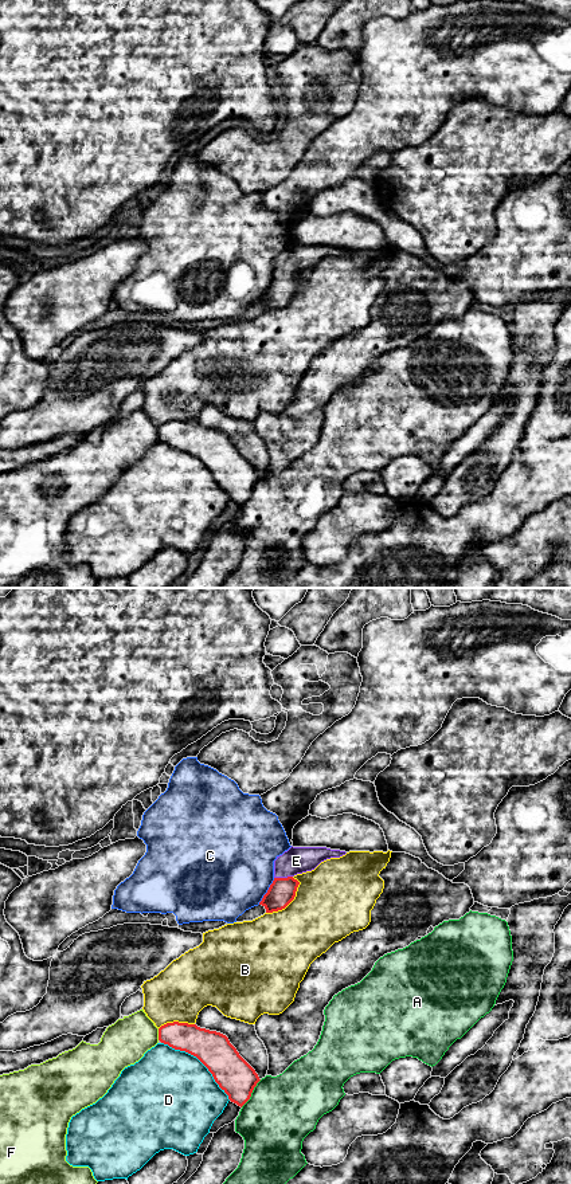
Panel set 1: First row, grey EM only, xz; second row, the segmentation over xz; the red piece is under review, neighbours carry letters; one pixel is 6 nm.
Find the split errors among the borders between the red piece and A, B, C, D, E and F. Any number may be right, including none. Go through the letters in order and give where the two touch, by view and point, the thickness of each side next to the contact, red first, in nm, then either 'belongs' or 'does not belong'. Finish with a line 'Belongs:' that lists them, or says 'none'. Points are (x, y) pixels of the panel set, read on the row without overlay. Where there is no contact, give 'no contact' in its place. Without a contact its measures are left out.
A: meets red in xz at (251, 490); 220 nm thick on the red side, 420 nm on the other; does not belong
B: meets red in xz at (289, 301); 160 nm thick on the red side, 440 nm on the other; does not belong
C: meets red in xz at (268, 290); 160 nm thick on the red side, 480 nm on the other; does not belong
D: meets red in xz at (200, 459); 220 nm thick on the red side, 500 nm on the other; does not belong
E: meets red in xz at (282, 277); 160 nm thick on the red side, 160 nm on the other; belongs
F: meets red in xz at (159, 432); 180 nm thick on the red side, 260 nm on the other; does not belong
Belongs: E

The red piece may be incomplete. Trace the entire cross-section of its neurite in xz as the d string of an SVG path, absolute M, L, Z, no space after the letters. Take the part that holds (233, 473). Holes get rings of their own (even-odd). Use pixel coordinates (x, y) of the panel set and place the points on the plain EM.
M167 422L159 427L159 439L196 455L212 473L228 498L243 505L261 479L255 468L220 431L188 422Z

